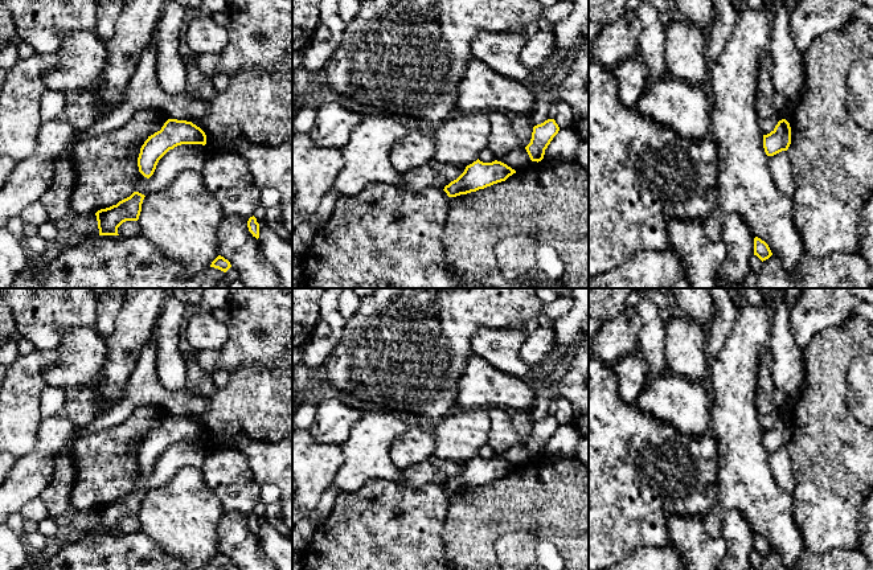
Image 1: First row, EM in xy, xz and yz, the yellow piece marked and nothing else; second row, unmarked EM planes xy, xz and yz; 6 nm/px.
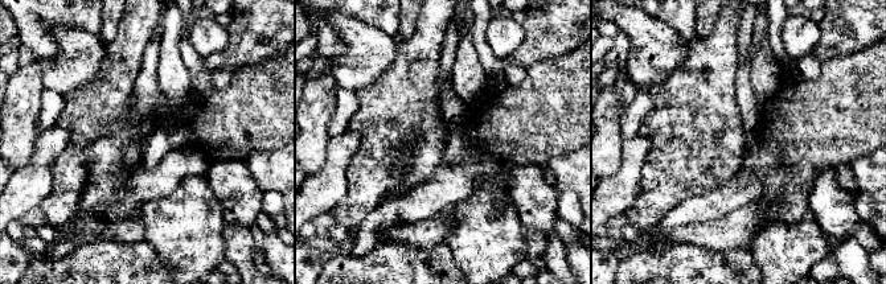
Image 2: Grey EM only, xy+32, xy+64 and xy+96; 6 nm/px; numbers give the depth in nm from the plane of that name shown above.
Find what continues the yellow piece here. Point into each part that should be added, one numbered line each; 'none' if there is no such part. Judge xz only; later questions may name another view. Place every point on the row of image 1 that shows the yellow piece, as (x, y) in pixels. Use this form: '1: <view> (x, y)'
none

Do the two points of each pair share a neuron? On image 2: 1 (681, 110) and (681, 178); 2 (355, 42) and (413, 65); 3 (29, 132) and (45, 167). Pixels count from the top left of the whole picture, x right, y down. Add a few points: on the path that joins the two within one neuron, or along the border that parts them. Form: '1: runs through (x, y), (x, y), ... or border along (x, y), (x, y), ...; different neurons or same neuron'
1: runs through (681, 127), (681, 161); same neuron
2: border along (397, 40), (397, 57), (390, 68), (376, 81); different neurons
3: border along (40, 132), (32, 157), (27, 164), (16, 169); different neurons

